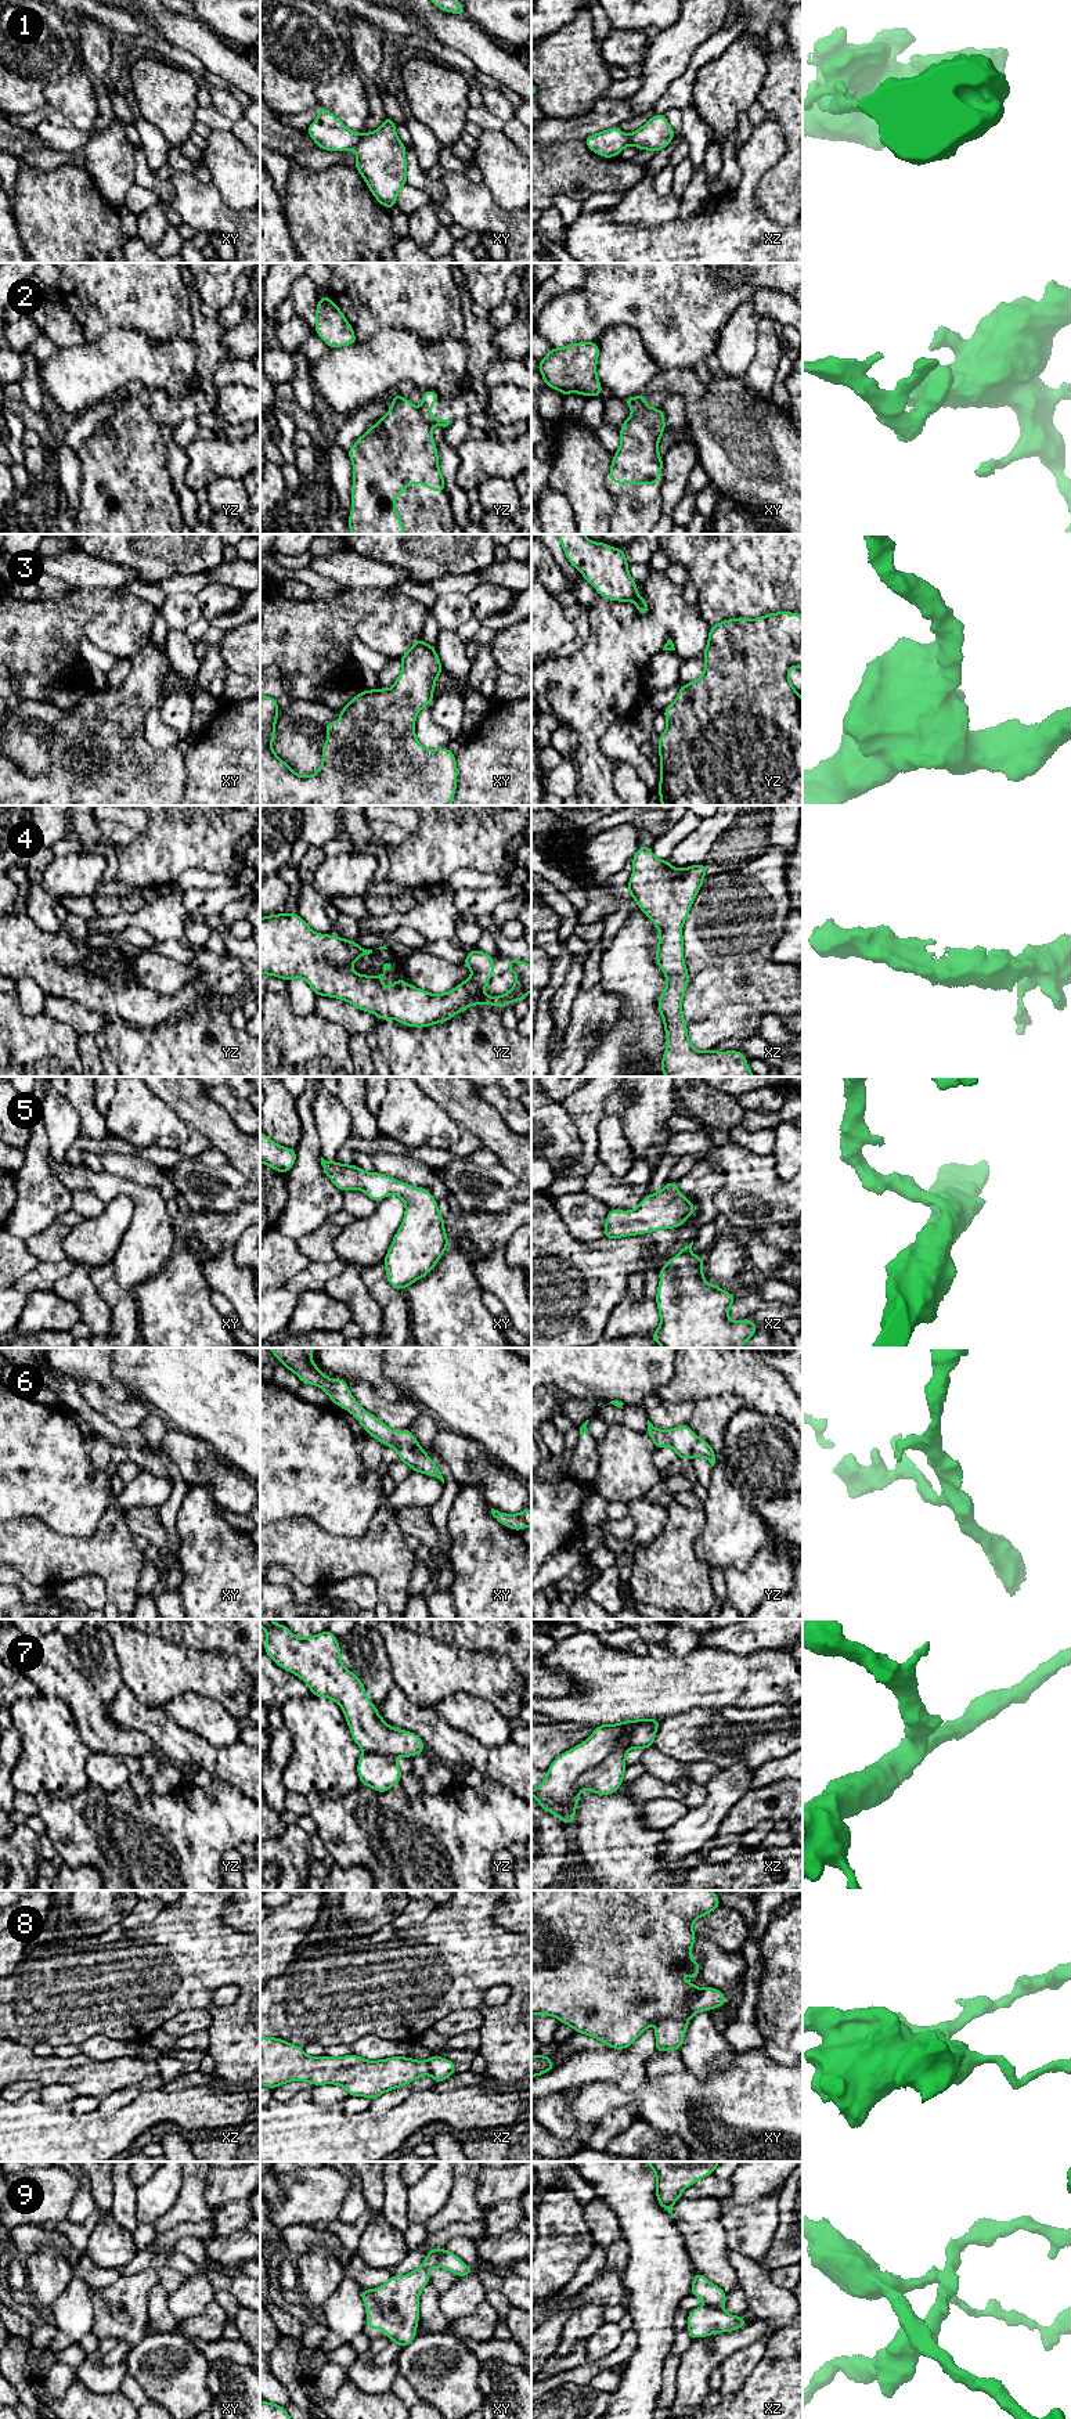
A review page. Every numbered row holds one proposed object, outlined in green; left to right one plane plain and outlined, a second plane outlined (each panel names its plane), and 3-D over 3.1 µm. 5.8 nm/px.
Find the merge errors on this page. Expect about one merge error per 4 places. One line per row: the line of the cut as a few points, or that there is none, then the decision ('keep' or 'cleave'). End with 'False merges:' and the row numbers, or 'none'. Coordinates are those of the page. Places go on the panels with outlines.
1: cut in xy along (361, 134), (361, 139), (354, 145); cleave
2: cut in yz along (419, 408), (431, 426); cleave
3: no cut; keep
4: no cut; keep
5: no cut; keep
6: no cut; keep
7: cut in xz along (623, 1738), (576, 1780), (574, 1812), (554, 1813); cleave
8: cut in xy along (702, 1989), (685, 2018), (664, 2018), (660, 2022); cleave
9: cut in xz along (706, 2304), (722, 2311); cleave
False merges: 1, 2, 7, 8, 9

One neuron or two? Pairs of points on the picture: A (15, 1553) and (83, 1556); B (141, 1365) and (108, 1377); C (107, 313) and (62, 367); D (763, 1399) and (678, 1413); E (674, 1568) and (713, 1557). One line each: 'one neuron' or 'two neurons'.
A: one neuron
B: two neurons
C: two neurons
D: two neurons
E: two neurons

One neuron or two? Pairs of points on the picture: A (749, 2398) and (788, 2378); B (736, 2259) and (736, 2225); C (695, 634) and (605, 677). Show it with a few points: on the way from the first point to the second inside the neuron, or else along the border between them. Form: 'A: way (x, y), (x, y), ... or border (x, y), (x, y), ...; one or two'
A: way (749, 2386), (775, 2385); one
B: border (728, 2248), (760, 2263); two
C: way (673, 628), (655, 628), (627, 655); one

